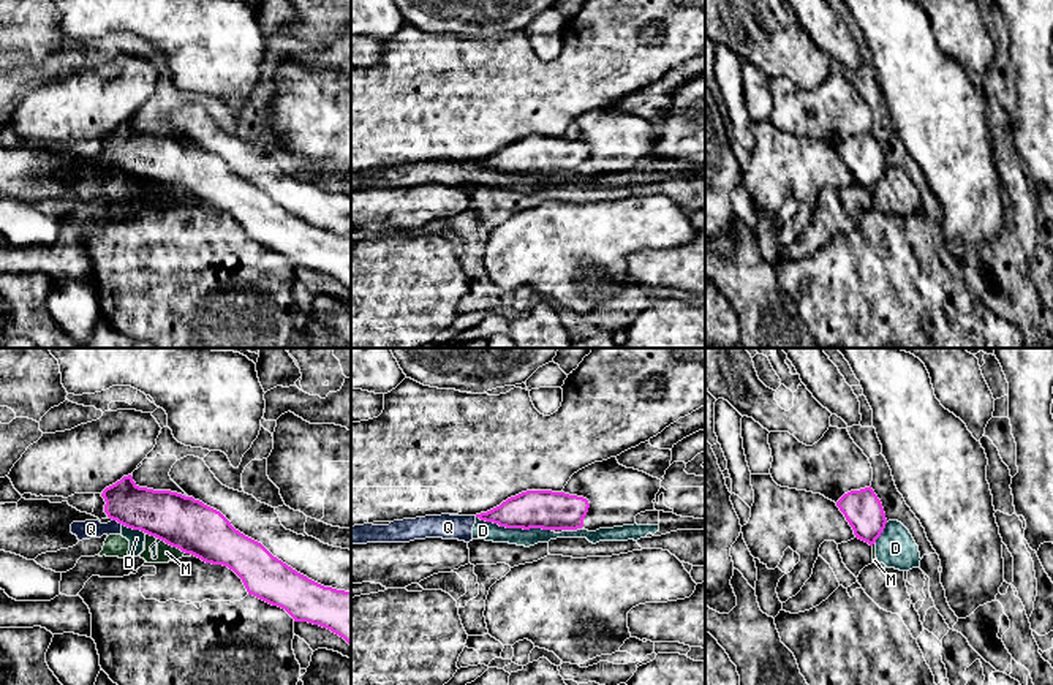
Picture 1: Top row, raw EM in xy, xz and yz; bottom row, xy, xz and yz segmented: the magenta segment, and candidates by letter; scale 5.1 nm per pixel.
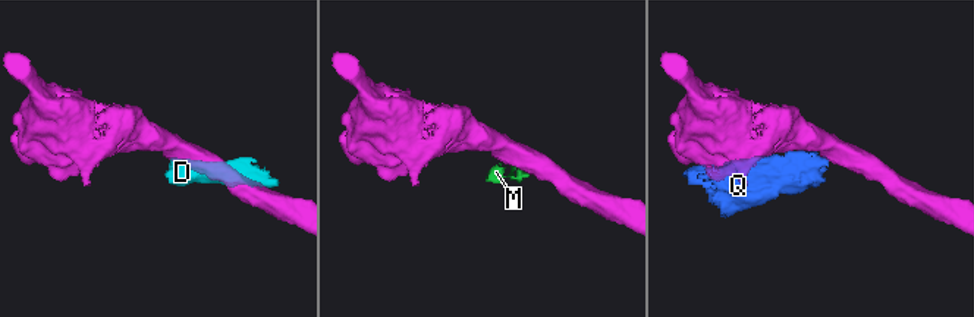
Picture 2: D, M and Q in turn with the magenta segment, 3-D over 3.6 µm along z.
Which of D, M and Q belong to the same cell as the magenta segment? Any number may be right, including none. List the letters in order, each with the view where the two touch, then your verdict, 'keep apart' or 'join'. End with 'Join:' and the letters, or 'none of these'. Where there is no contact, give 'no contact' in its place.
D: contact in xz; keep apart
M: contact in xy; keep apart
Q: contact in xy; keep apart
Join: none of these

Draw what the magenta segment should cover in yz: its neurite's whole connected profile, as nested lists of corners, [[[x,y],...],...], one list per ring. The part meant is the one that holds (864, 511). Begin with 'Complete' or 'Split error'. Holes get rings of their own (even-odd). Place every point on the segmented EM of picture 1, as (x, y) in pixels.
Complete. [[[871,486],[844,494],[836,506],[852,527],[855,538],[870,546],[876,543],[885,528],[885,513]]]

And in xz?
Complete. [[[526,490],[508,498],[500,506],[476,514],[481,520],[506,528],[577,530],[590,503],[583,497],[552,490]]]

